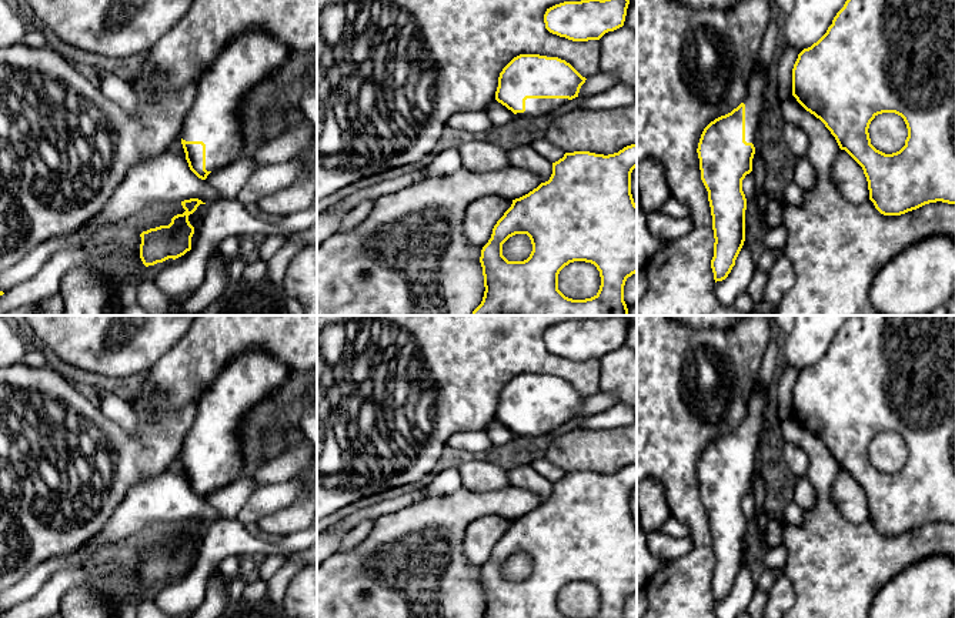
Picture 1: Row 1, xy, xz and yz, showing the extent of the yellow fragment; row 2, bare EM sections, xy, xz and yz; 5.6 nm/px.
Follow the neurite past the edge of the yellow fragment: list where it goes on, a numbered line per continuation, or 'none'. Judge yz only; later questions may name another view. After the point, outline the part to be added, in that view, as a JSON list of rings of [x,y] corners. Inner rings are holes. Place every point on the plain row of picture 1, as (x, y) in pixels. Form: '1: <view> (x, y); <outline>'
1: yz (755, 408); [[[757,380],[747,404],[745,424],[745,461],[752,462],[758,470],[758,452],[761,432],[764,427],[764,415],[767,408],[764,385]]]

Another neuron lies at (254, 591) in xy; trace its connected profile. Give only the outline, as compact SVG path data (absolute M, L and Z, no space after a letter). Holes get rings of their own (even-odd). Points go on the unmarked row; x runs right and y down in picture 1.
M260 578L256 582L247 584L240 599L247 602L260 601L266 598L266 592L267 592L267 581Z

